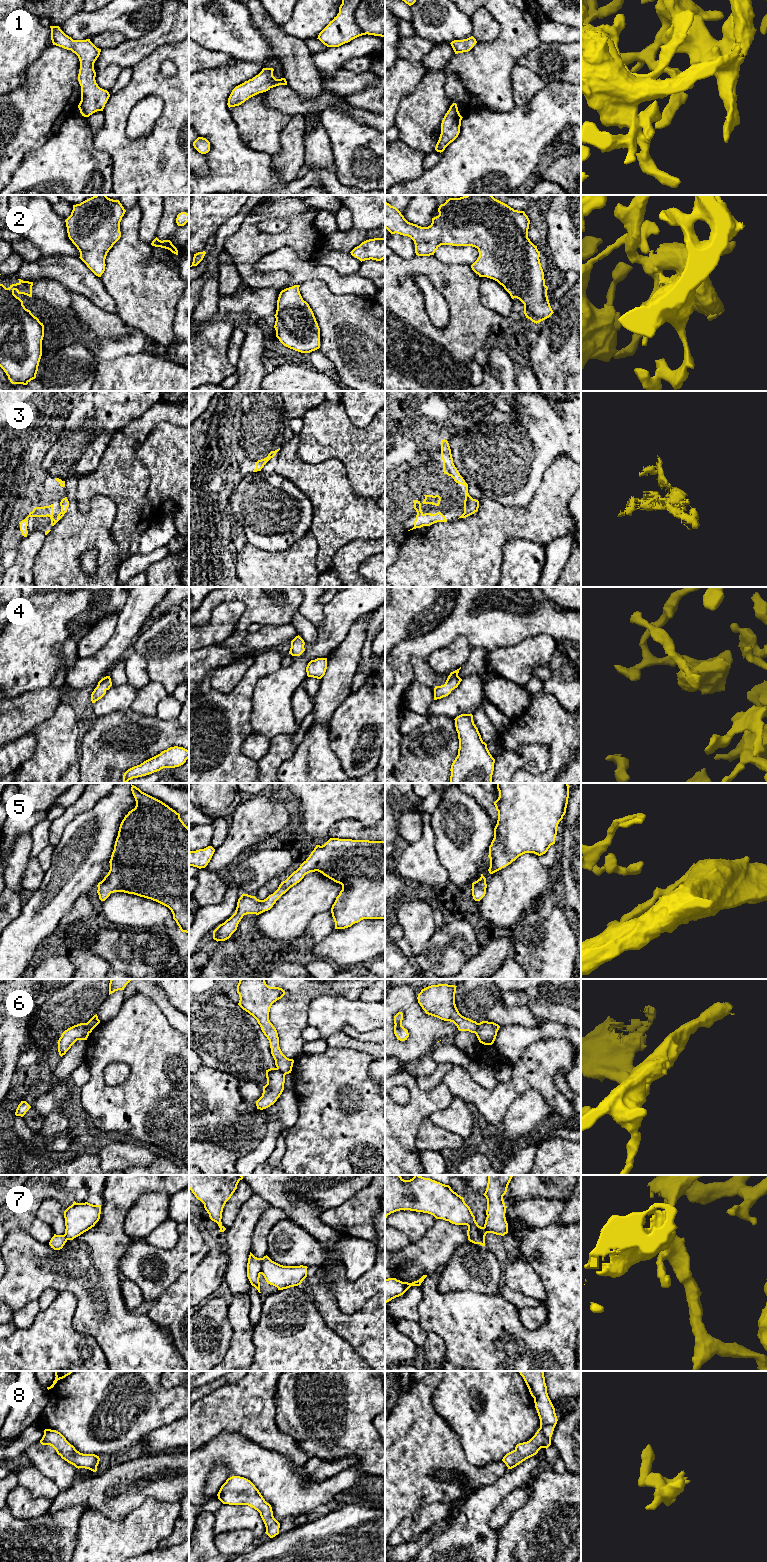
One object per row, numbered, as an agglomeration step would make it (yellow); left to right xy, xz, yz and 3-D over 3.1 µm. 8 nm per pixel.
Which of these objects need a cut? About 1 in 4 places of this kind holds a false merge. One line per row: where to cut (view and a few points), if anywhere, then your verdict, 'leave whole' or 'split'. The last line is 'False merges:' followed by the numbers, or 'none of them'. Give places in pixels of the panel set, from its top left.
1: no cut | leave whole
2: no cut | leave whole
3: no cut | leave whole
4: no cut | leave whole
5: no cut | leave whole
6: yz (478, 1023), (478, 1029), (475, 1033) | split
7: xz (262, 1258), (260, 1273) | split
8: no cut | leave whole
False merges: 6, 7

